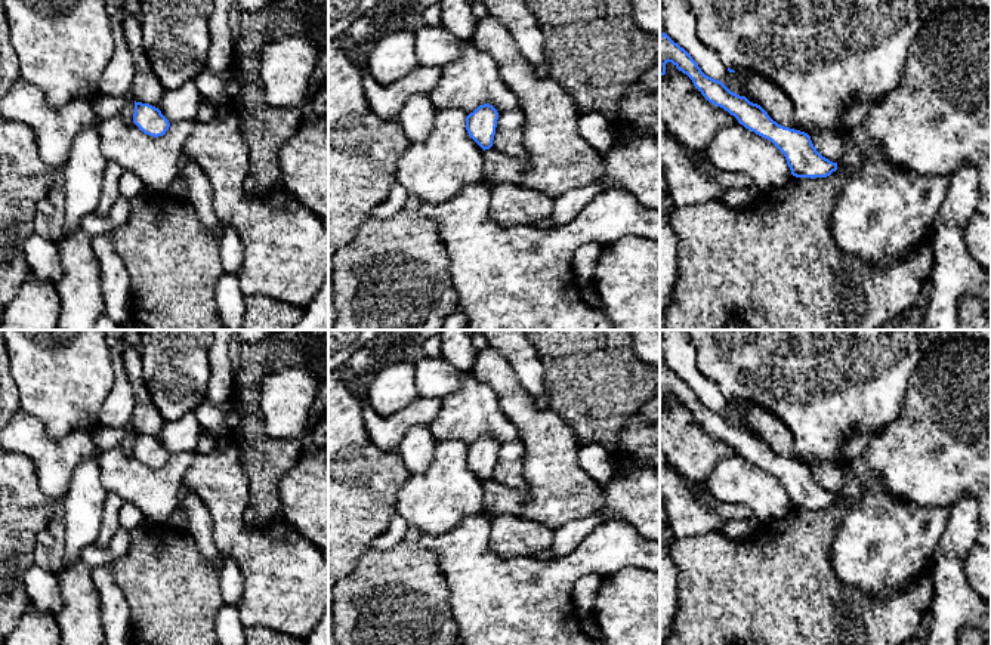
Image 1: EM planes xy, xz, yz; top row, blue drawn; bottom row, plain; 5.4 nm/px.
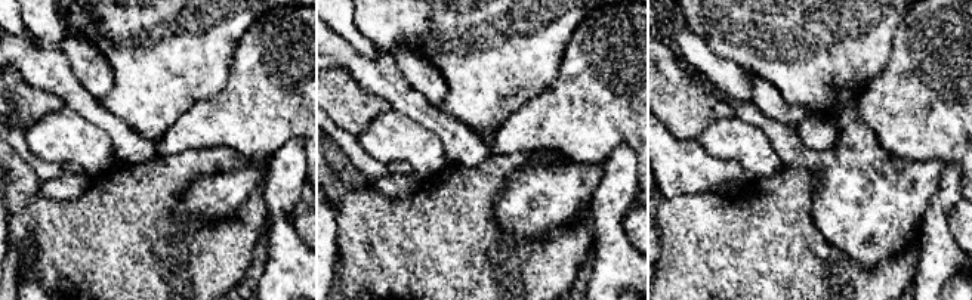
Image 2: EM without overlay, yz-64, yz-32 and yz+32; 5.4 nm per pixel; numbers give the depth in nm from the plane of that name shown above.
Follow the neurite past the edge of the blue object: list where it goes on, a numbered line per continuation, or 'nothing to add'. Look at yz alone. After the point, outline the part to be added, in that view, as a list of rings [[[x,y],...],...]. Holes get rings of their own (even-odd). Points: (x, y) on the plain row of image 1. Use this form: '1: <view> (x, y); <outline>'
1: yz (883, 543); [[[865,476],[856,496],[837,494],[836,503],[842,502],[849,503],[849,512],[830,547],[830,562],[842,583],[877,599],[901,590],[926,573],[947,530],[951,503],[920,506],[902,500],[883,488],[876,476]]]

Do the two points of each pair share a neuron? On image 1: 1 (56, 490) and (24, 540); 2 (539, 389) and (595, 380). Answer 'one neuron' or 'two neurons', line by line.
1: two neurons
2: two neurons

